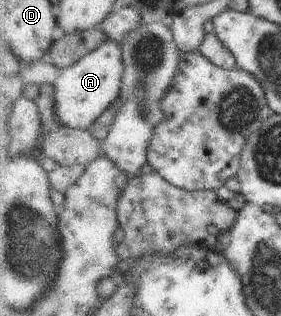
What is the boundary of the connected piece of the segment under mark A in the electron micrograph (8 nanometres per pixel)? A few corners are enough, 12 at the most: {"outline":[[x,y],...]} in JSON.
{"outline":[[113,39],[61,71],[62,125],[91,130],[120,99]]}

